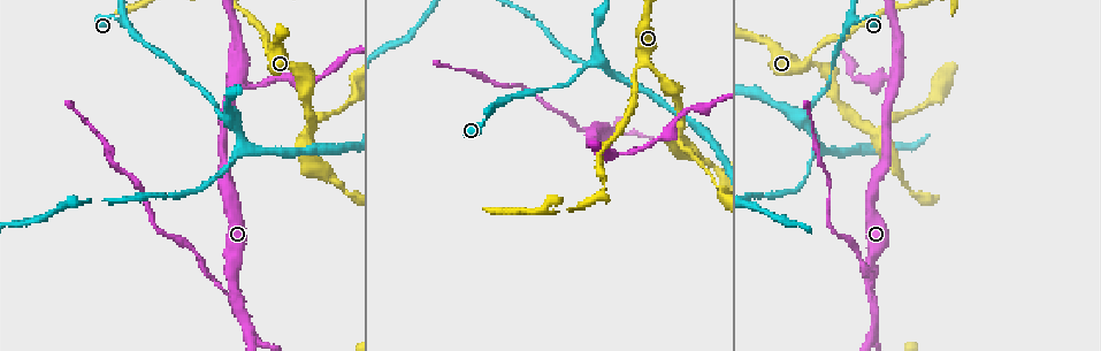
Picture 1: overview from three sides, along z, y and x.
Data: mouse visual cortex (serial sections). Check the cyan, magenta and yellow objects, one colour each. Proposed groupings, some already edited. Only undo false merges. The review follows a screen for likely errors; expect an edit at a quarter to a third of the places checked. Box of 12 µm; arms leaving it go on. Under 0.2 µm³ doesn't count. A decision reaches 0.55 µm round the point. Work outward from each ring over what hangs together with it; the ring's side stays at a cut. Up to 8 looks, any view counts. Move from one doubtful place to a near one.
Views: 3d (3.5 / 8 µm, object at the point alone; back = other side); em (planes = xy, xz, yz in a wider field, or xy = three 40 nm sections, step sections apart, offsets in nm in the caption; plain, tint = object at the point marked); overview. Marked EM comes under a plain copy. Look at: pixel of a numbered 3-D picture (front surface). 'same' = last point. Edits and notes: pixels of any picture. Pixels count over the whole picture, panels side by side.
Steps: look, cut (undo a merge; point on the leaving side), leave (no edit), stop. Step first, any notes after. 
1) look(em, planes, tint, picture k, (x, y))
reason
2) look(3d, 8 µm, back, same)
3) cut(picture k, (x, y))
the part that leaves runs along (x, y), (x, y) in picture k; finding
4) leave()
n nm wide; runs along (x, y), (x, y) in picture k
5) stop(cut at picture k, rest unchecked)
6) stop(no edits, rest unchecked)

look(3d, 3.5 µm, picture 1, (292, 63))
narrows sharply

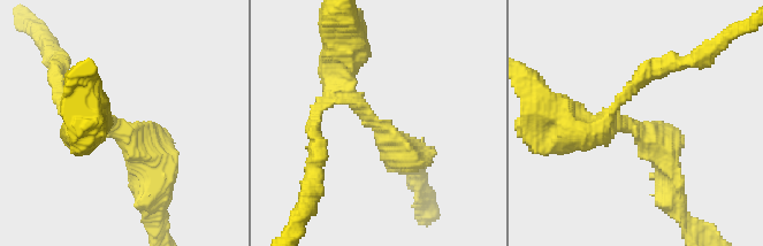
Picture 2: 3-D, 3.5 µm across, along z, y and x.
look(em, planes, tint, picture 2, (369, 119))
3 arms; arms of 150, 350, 400 nm; shape alone is not enough

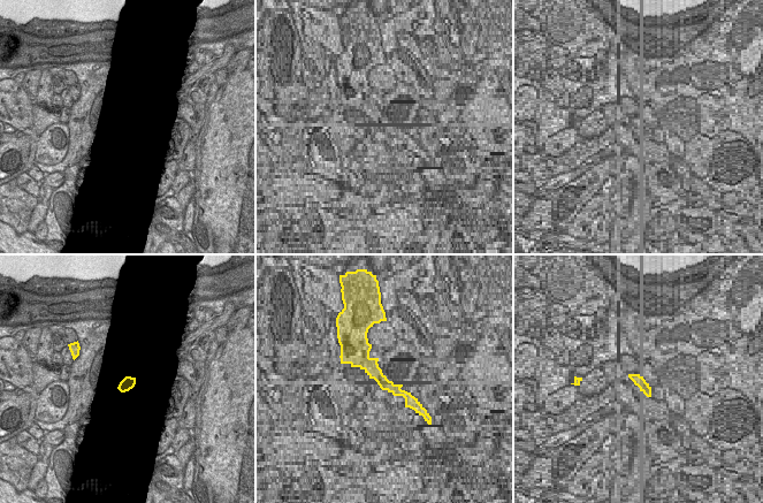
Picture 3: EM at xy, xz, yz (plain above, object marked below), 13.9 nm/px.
leave()
runs along (340, 53), (340, 89), (410, 155) in picture 2; one cell here

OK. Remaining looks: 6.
look(3d, 3.5 µm, picture 1, (895, 84))
two arms in line, one across

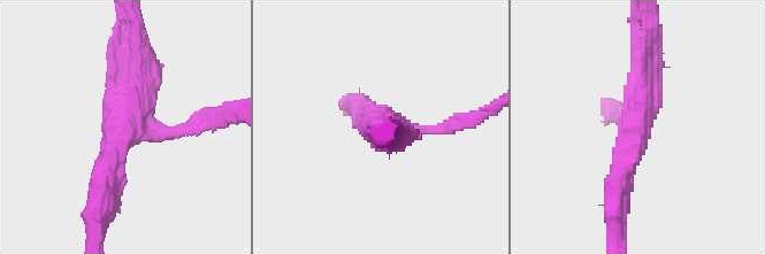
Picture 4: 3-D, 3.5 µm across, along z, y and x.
look(em, planes, tint, picture 4, (127, 131))
3 arms; arms of 150, 300, 400 nm

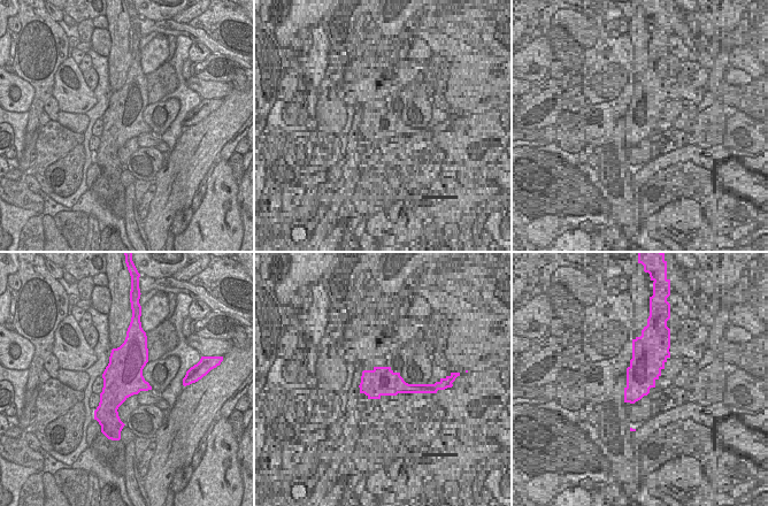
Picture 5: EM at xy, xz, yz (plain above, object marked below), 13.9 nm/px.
leave()
runs along (102, 197), (135, 56) in picture 4; continuous, no second cell

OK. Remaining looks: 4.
look(3d, 8 µm, picture 1, (678, 136))
arms part here

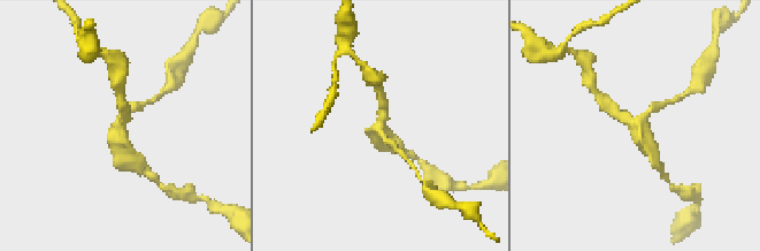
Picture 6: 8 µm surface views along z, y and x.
look(3d, 3.5 µm, picture 6, (120, 121))
closer look

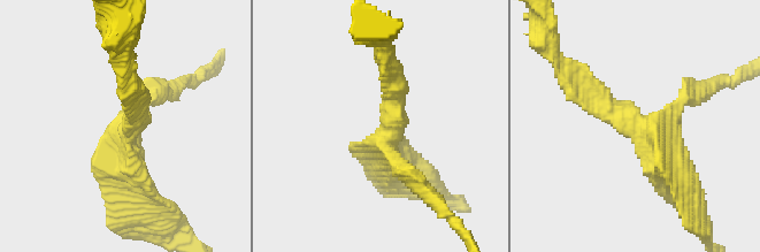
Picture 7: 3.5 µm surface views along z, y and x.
look(em, xy, step 3, tint, picture 7, (652, 126))

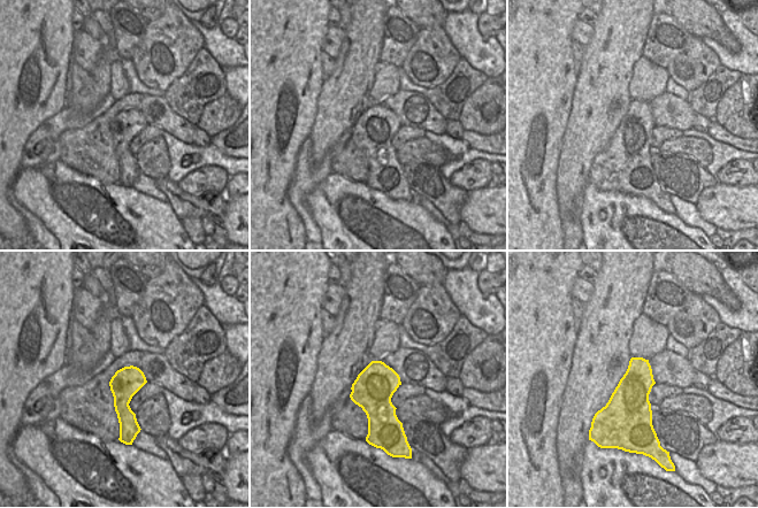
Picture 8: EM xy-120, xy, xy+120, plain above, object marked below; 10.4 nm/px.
leave()
420 nm wide; runs along (591, 90), (653, 126), (685, 193) in picture 7; all the same cell

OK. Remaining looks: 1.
stop(no edits, rest unchecked)

